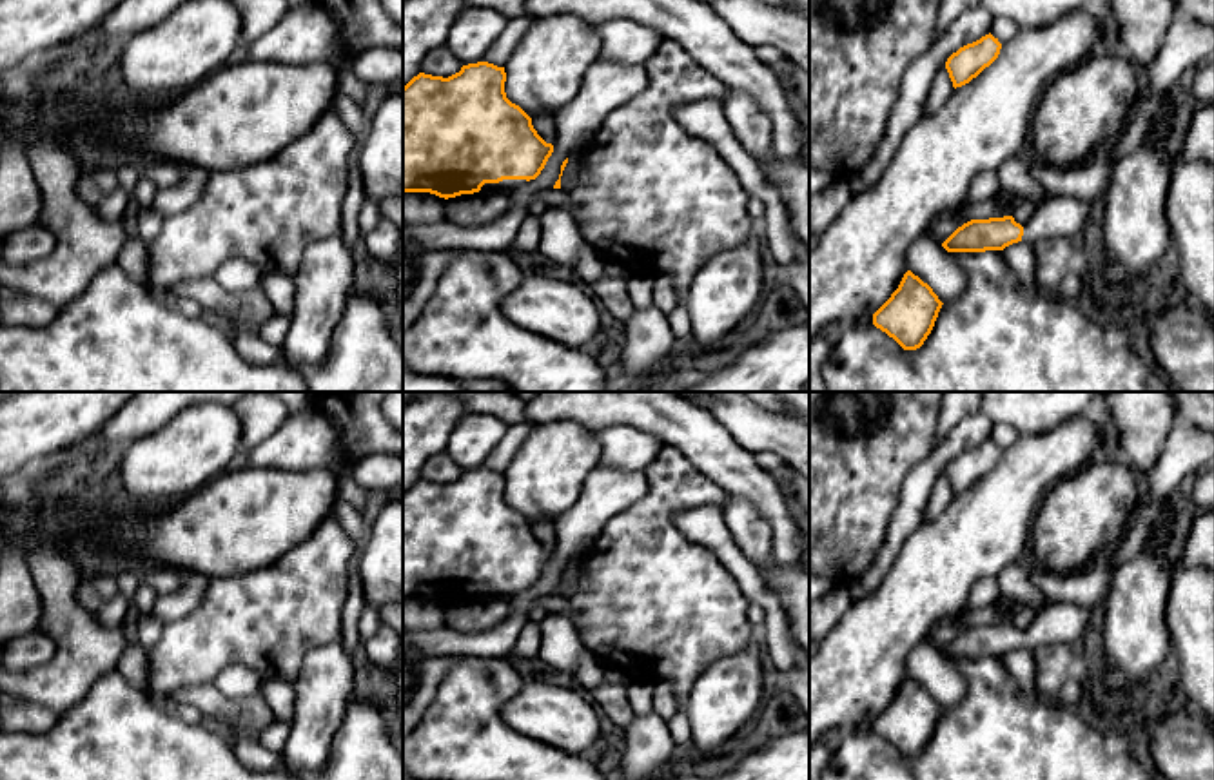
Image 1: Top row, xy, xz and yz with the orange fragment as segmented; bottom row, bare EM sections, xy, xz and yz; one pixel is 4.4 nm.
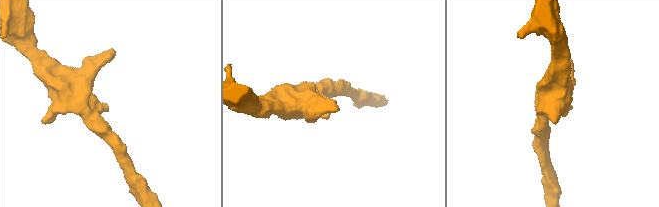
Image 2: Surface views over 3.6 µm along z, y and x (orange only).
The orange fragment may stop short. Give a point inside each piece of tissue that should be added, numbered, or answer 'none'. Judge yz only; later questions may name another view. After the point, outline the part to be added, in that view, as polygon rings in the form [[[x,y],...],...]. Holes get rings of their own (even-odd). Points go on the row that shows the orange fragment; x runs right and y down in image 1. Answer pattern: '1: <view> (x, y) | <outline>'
1: yz (1058, 216) | [[[1049,196],[1023,227],[1022,239],[1036,243],[1047,238],[1072,239],[1082,232],[1091,212],[1091,203],[1069,196]]]

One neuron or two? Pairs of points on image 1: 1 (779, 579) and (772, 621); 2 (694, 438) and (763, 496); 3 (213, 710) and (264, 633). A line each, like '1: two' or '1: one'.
1: two
2: one
3: two

